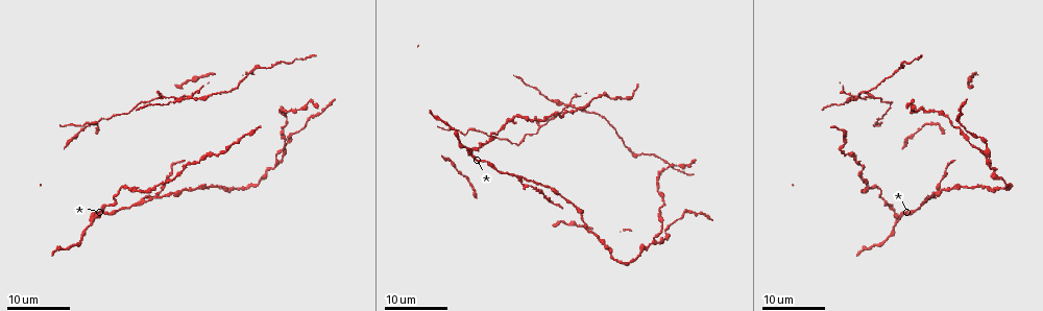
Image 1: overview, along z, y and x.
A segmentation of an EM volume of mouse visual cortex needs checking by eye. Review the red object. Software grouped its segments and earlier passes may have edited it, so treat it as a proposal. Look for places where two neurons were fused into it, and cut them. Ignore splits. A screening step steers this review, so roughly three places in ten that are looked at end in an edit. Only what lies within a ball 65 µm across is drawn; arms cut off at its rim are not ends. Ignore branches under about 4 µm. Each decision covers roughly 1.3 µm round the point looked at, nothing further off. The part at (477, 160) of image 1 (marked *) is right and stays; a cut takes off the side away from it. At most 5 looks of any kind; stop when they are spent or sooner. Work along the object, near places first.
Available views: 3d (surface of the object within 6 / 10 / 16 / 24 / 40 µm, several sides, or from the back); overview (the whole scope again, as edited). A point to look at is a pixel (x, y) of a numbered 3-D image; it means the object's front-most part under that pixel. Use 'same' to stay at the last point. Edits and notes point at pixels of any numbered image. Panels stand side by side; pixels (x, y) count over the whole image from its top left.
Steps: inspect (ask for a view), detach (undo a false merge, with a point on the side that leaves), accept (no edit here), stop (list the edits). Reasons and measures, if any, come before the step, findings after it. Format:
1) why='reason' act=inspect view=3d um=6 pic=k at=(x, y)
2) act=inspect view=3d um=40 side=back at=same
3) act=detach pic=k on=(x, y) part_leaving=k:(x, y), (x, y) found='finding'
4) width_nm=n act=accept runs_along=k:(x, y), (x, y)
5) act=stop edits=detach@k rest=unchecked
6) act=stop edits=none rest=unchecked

why='looks like a crossing' act=inspect view=3d um=16 pic=1 at=(156, 193)

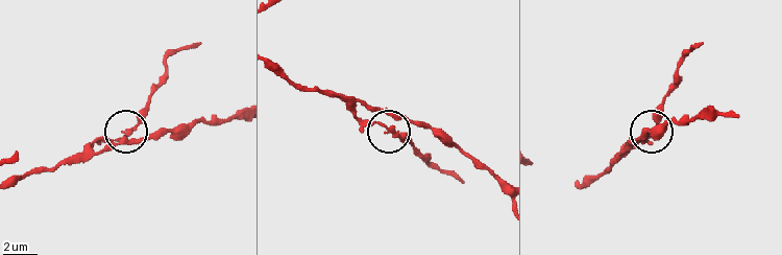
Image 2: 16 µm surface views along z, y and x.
why='closer look' act=inspect view=3d um=6 pic=2 at=(391, 127)

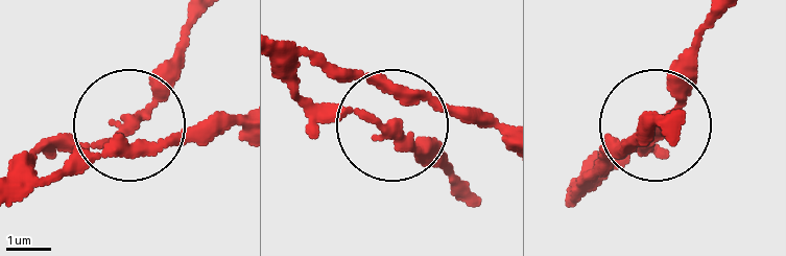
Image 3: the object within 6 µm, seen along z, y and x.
width_nm=240 act=accept found='one neuron here'

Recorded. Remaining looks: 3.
why='arms part here' act=inspect view=3d um=16 pic=1 at=(471, 150)

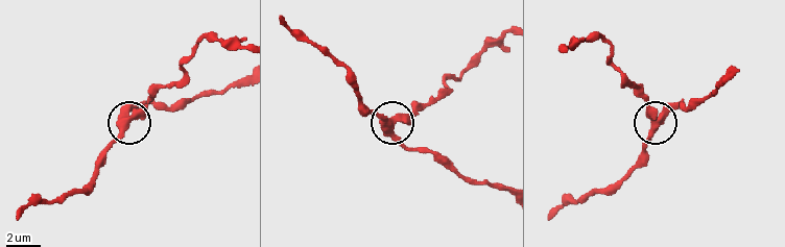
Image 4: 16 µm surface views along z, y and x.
act=inspect view=3d um=6 pic=4 at=(391, 118)

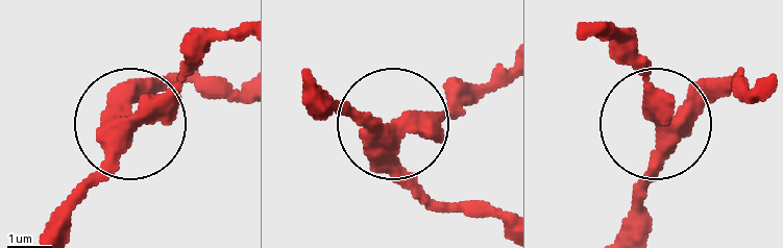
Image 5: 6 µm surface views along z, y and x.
arms=3 act=accept runs_along=5:(728, 81), (657, 126), (642, 201) found='continuous, no second neuron'

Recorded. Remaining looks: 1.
act=stop edits=none rest=unchecked

